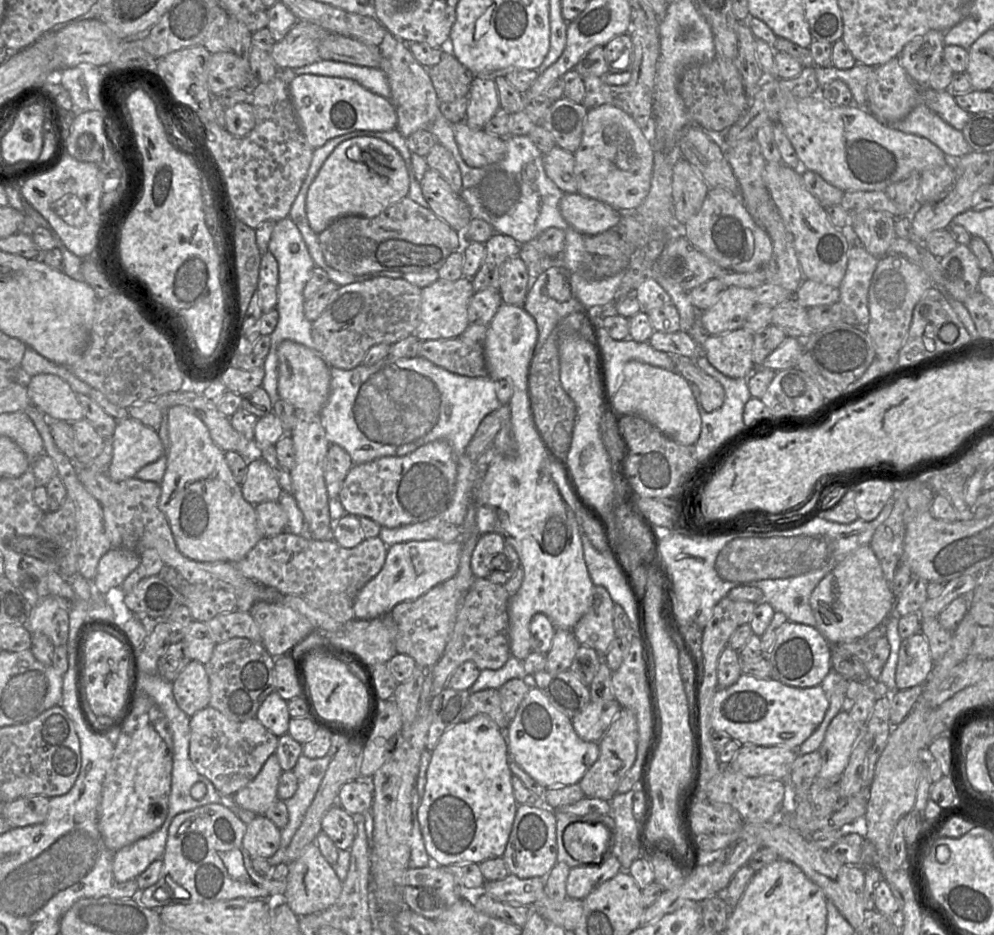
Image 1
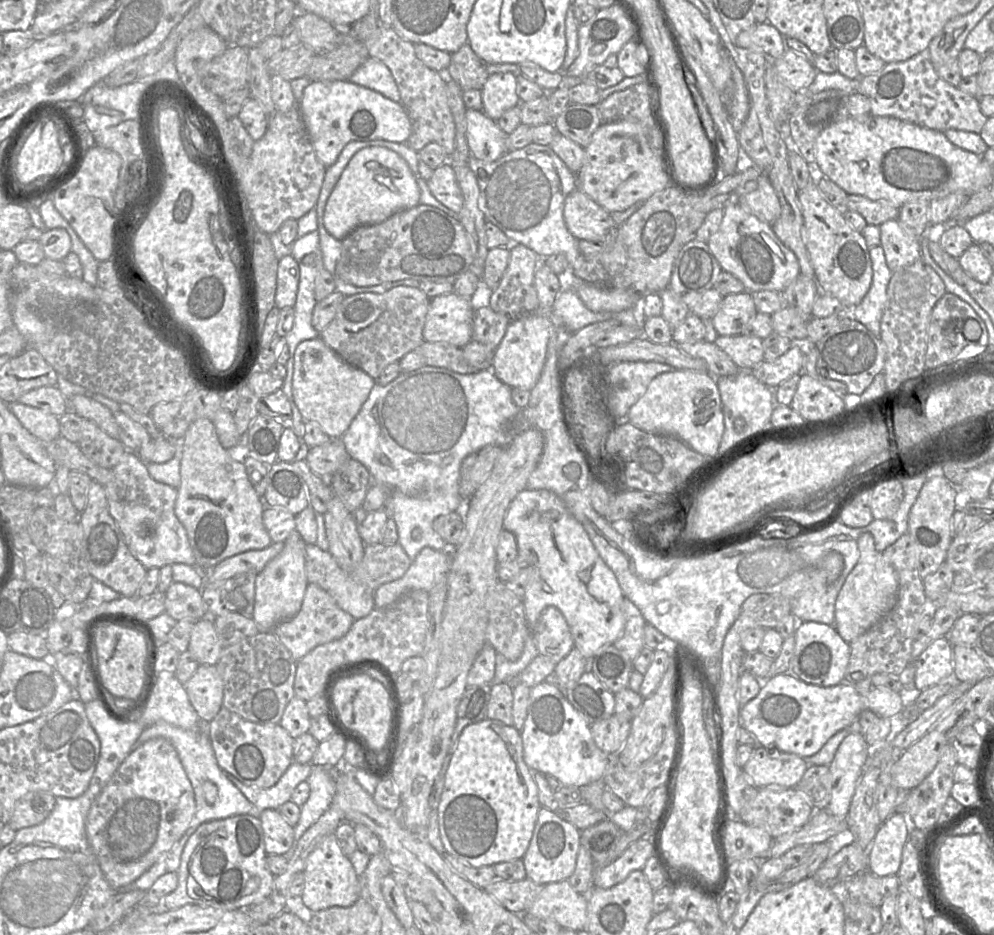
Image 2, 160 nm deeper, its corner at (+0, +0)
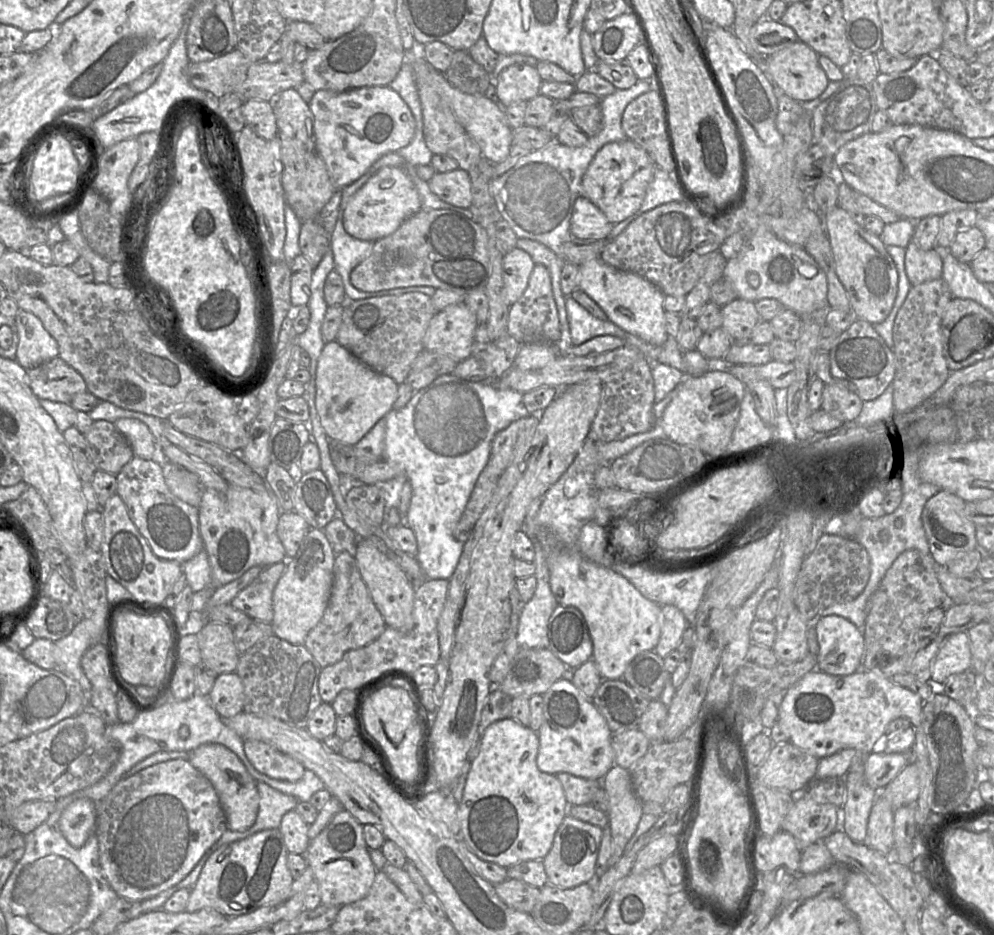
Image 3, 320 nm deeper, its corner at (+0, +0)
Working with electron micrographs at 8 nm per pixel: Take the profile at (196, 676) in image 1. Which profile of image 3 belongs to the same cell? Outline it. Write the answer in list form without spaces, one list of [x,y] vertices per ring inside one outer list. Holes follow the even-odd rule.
[[[236,672],[219,674],[208,699],[222,718],[230,718],[243,712],[244,685]]]

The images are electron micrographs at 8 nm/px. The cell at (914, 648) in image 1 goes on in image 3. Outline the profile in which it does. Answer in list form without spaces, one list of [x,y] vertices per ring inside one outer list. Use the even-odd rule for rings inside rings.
[[[966,632],[950,634],[932,661],[930,683],[941,685],[950,676],[971,669],[972,656]]]

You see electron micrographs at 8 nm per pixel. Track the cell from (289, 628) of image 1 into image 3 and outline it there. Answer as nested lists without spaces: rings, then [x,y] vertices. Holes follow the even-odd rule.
[[[347,552],[336,554],[333,585],[327,608],[319,623],[308,633],[304,646],[321,667],[339,662],[349,650],[357,649],[375,640],[387,627],[360,574],[355,556]]]

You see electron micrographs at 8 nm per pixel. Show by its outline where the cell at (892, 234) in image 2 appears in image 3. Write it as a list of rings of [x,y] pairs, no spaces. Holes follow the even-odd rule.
[[[912,242],[905,248],[905,272],[912,286],[942,278],[942,269],[938,249],[925,251]]]

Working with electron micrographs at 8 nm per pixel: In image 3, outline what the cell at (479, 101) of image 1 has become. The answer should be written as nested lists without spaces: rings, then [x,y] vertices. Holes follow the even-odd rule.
[[[527,64],[510,65],[494,80],[495,99],[502,107],[529,101],[540,95],[542,81],[536,67]]]

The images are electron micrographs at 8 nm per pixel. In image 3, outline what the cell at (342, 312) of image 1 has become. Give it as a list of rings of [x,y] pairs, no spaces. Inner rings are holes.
[[[421,292],[347,300],[336,341],[371,369],[389,376],[398,384],[405,383],[412,363],[424,349],[425,333],[436,312],[431,297]]]

